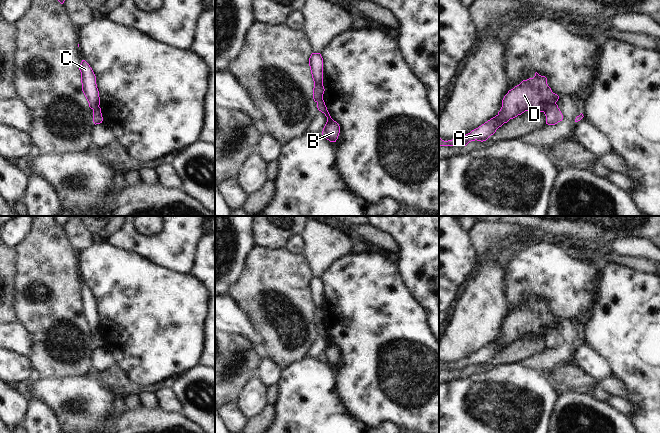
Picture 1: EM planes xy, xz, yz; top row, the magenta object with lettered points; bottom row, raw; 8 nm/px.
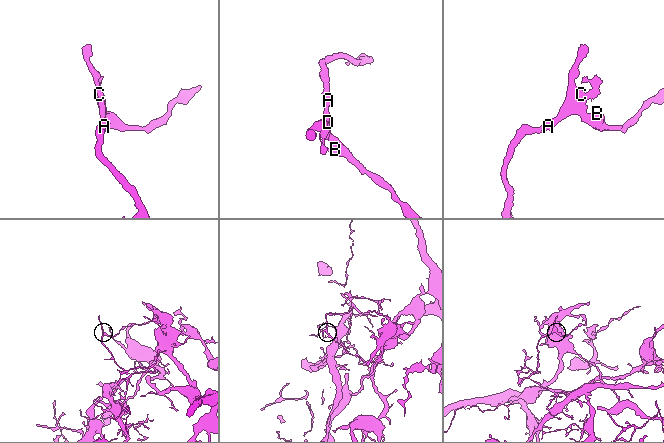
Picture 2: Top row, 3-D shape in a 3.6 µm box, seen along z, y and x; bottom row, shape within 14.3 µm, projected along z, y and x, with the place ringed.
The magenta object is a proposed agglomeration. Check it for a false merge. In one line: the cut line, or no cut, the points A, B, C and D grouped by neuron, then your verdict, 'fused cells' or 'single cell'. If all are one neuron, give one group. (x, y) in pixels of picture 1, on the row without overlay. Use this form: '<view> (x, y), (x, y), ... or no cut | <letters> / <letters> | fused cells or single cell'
yz (555, 326), (543, 335) | A C D / B | fused cells

